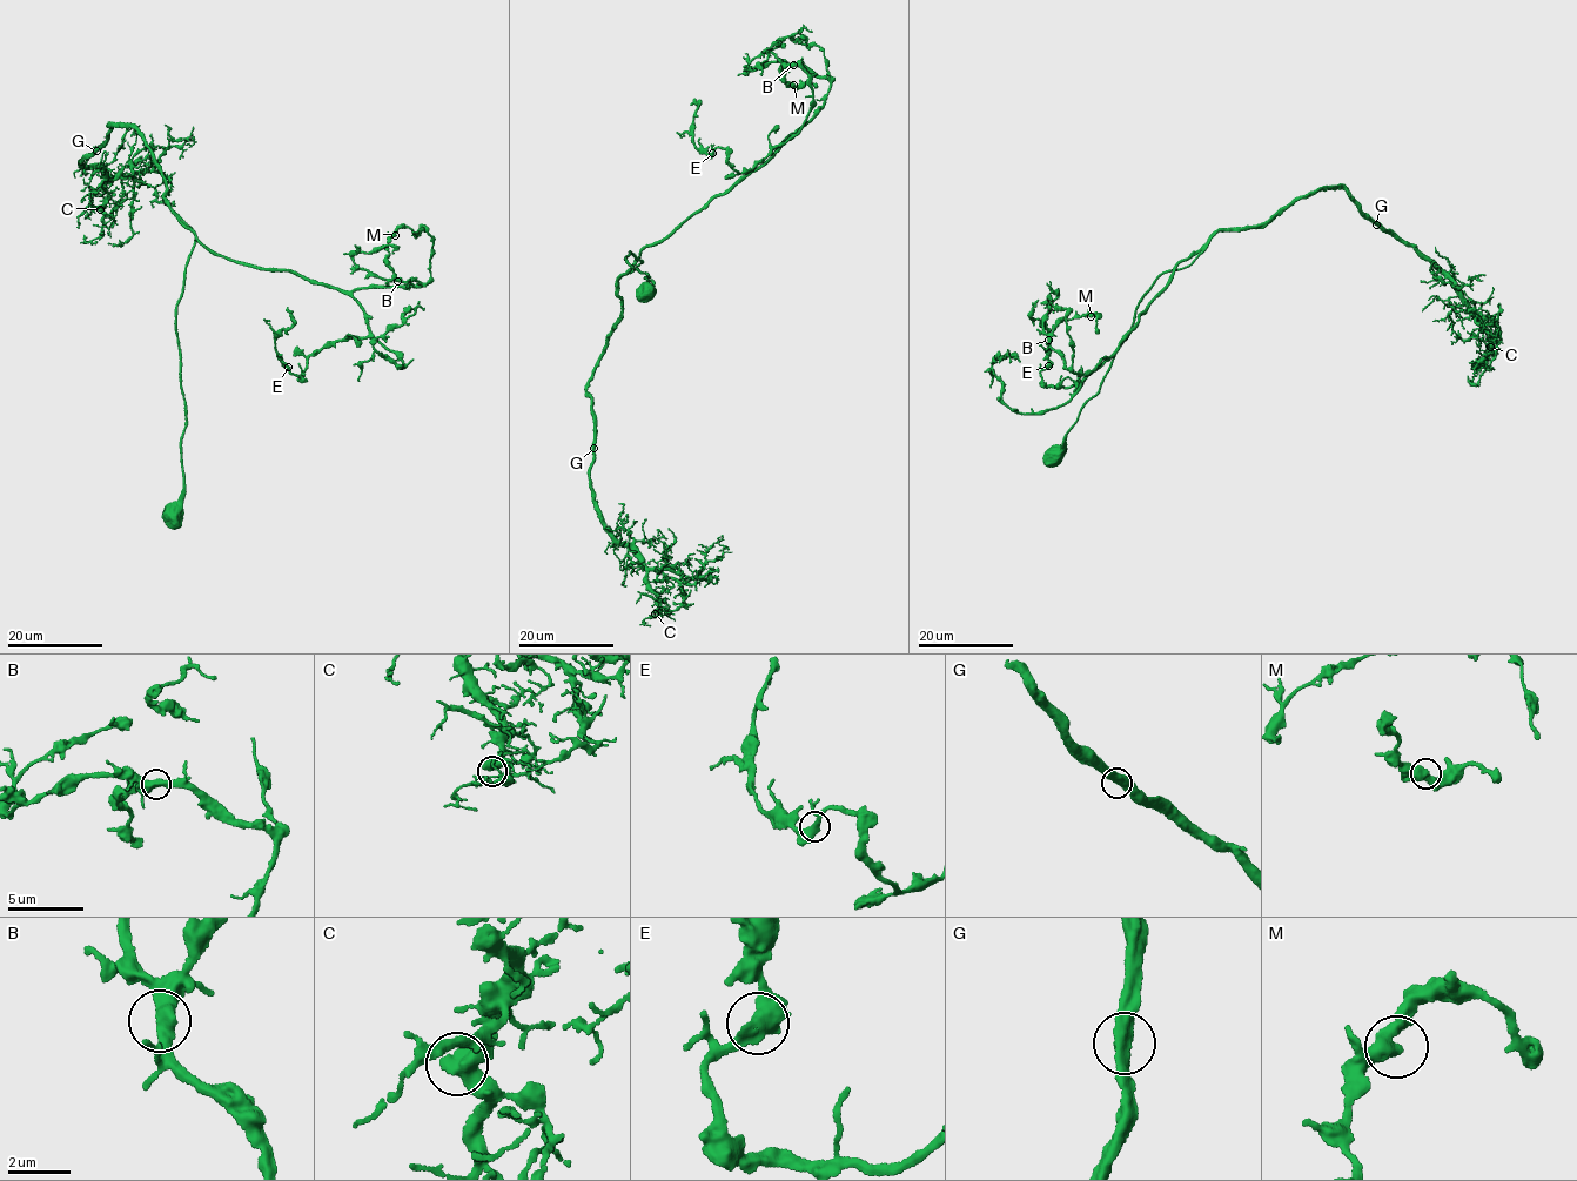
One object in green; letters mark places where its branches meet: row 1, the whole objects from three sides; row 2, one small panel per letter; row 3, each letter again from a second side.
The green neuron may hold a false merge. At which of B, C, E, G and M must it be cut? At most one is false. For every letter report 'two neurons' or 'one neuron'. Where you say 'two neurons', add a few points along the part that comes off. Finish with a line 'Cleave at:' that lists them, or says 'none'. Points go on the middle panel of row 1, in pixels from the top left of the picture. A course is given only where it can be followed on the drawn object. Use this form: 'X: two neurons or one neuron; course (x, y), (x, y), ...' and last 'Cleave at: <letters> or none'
B: one neuron
C: one neuron
E: one neuron
G: one neuron
M: one neuron
Cleave at: none

